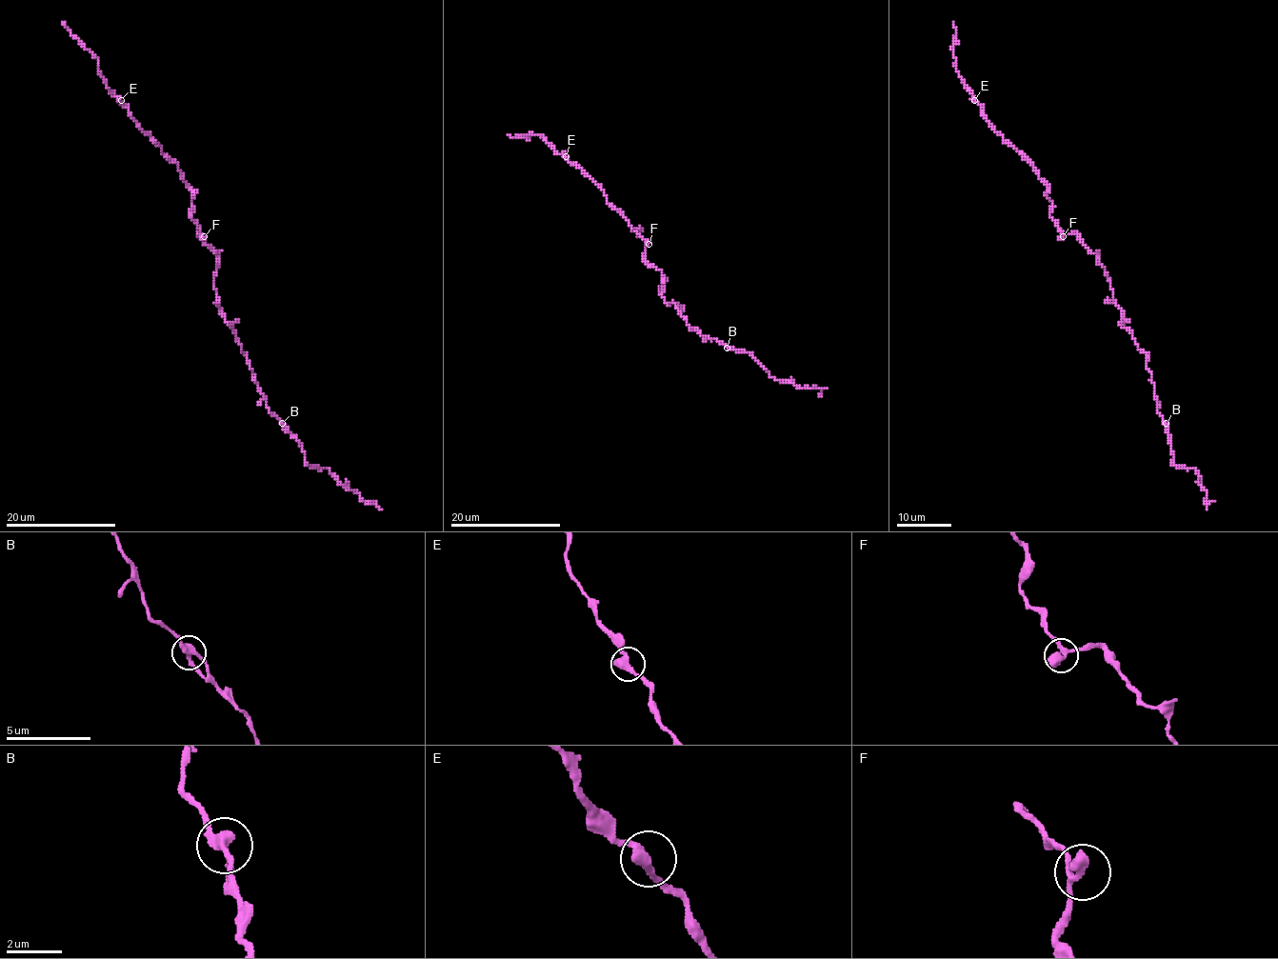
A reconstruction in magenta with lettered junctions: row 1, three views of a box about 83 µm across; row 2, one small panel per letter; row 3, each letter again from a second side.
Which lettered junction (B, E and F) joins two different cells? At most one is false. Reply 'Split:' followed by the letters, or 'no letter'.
Split: no letter

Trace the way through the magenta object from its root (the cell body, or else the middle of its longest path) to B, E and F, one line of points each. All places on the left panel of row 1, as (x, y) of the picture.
B: (217, 264), (213, 279), (217, 294), (216, 304), (248, 356), (253, 379), (267, 409), (282, 423)
E: (217, 264), (217, 252), (202, 242), (199, 225), (191, 215), (192, 190), (179, 166), (139, 126), (121, 100)
F: (217, 264), (217, 252), (202, 242), (199, 233), (204, 236)

